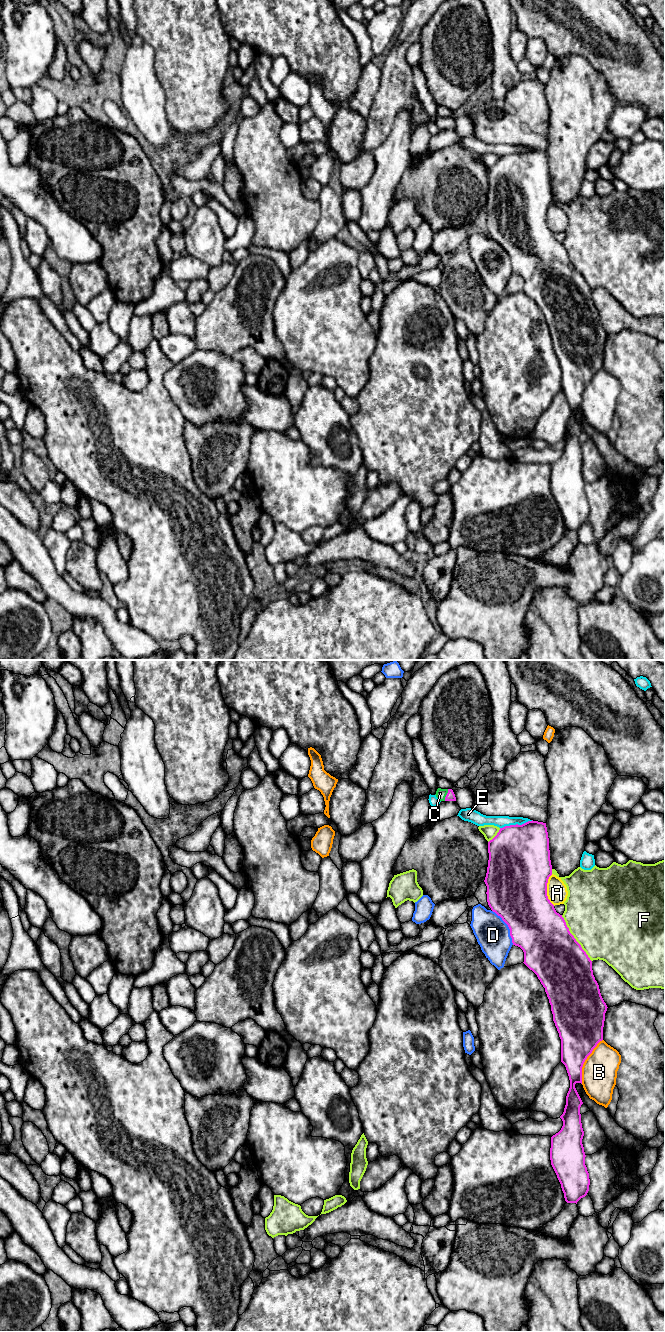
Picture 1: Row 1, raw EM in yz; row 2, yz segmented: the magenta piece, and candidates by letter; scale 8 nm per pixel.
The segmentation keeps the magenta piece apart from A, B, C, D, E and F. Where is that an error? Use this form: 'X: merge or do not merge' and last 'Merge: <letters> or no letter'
A: do not merge
B: do not merge
C: merge
D: do not merge
E: do not merge
F: do not merge
Merge: C

